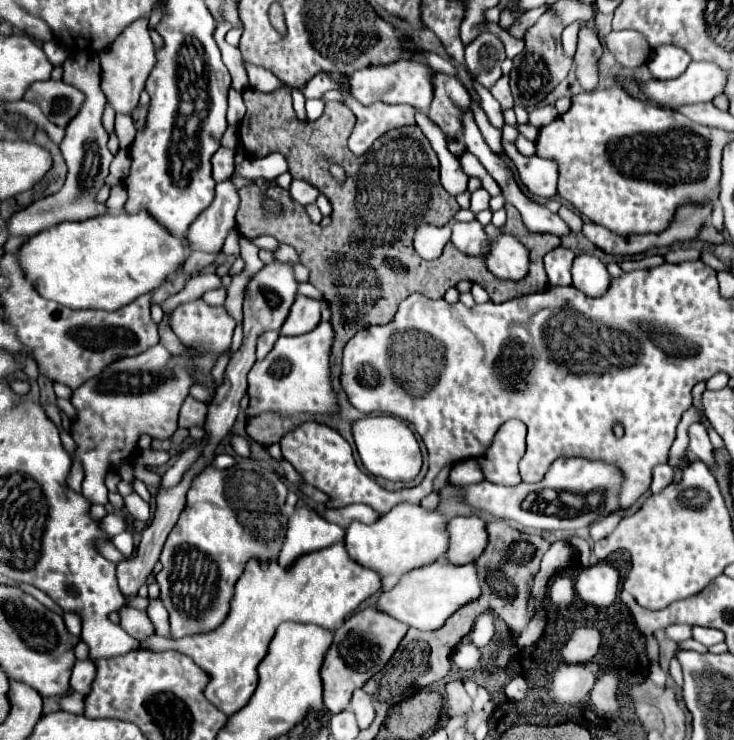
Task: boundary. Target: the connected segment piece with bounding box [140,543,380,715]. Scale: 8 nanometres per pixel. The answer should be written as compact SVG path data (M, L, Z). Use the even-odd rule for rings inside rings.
M344 543L300 555L288 567L280 567L278 559L260 561L258 557L246 563L246 569L238 583L234 585L234 595L230 601L228 617L210 633L188 635L182 639L167 639L153 635L140 643L141 649L164 651L173 649L182 651L194 659L194 663L210 677L204 687L206 699L216 705L222 713L232 715L242 709L252 697L258 681L256 667L268 651L268 643L274 637L274 631L284 621L314 623L328 631L334 631L344 623L344 619L358 609L362 601L374 595L380 589L380 577L354 563ZM216 693L232 693L230 703L222 701Z

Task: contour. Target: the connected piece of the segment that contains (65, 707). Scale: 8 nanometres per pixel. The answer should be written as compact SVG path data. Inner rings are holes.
M68 691L66 695L60 697L60 707L62 707L62 711L80 715L80 713L84 713L84 695L78 691Z

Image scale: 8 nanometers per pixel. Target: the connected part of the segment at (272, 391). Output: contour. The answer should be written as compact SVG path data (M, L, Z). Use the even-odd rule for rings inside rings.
M318 323L316 329L298 337L278 337L264 361L256 361L248 375L250 407L246 415L262 411L278 411L282 415L296 413L330 413L336 409L336 397L330 389L328 355L332 347L332 325Z

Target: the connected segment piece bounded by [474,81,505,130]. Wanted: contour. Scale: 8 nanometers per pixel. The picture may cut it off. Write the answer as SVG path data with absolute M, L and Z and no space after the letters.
M474 81L474 88L480 98L480 106L486 113L489 121L494 127L501 130L505 122L500 104L494 99L488 89L476 83L476 81Z

